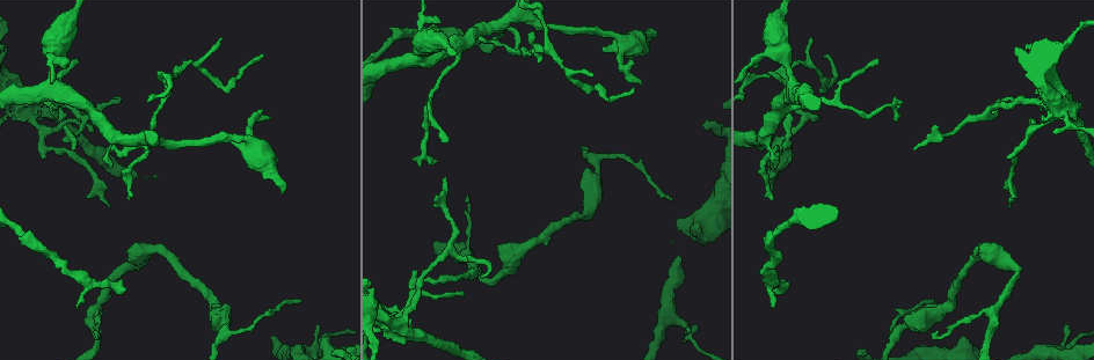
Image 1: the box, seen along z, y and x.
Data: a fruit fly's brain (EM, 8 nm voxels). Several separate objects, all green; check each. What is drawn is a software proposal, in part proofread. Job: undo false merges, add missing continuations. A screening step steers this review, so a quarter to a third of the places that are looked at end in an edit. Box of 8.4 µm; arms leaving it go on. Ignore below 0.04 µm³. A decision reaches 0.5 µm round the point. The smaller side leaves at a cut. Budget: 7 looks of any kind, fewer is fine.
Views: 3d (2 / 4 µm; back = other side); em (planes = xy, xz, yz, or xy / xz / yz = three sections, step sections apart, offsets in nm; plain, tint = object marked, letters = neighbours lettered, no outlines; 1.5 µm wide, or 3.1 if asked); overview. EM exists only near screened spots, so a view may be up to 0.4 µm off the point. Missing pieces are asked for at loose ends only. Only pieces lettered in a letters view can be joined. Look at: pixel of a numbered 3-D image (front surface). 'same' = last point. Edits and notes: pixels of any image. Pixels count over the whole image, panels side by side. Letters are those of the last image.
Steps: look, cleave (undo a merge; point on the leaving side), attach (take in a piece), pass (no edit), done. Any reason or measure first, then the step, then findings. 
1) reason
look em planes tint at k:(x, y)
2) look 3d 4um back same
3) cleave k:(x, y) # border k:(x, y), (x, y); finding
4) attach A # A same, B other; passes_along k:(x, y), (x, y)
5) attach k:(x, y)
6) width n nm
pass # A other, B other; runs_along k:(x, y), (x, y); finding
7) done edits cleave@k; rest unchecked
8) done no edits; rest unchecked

look 3d 4um at 1:(124, 290)

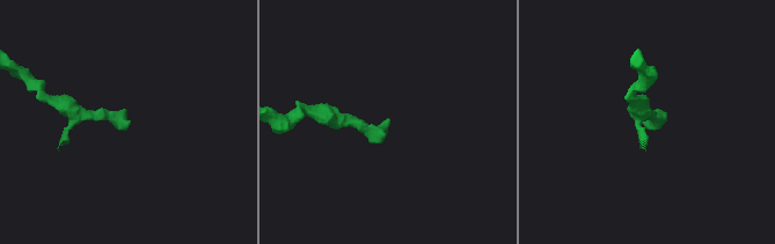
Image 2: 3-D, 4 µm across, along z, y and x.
look em xy step 8 tint at 2:(126, 127)

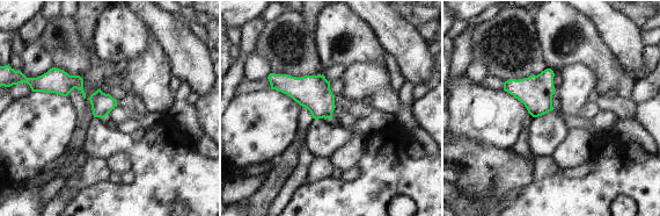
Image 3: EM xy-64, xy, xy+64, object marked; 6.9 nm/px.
look em planes letters same

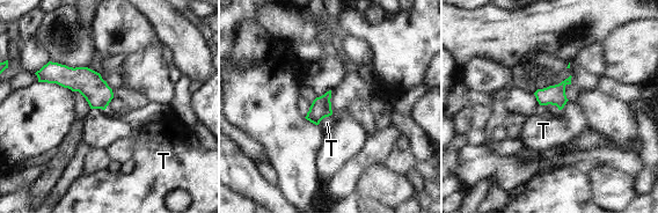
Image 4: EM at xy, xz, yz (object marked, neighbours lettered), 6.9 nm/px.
width 140 nm
pass # T other; border 4:(90, 108), (104, 110); no lettered piece goes on from it

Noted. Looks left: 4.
an open end
look em planes letters at 1:(653, 37)

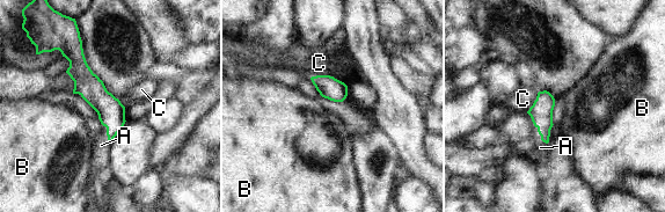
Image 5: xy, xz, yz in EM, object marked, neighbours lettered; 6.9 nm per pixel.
longest_contact C 260 nm
attach A # A same, B other, C other; passes_along 5:(541, 111), (539, 133), (540, 147); it goes on there

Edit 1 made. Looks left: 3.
redraw
look overview

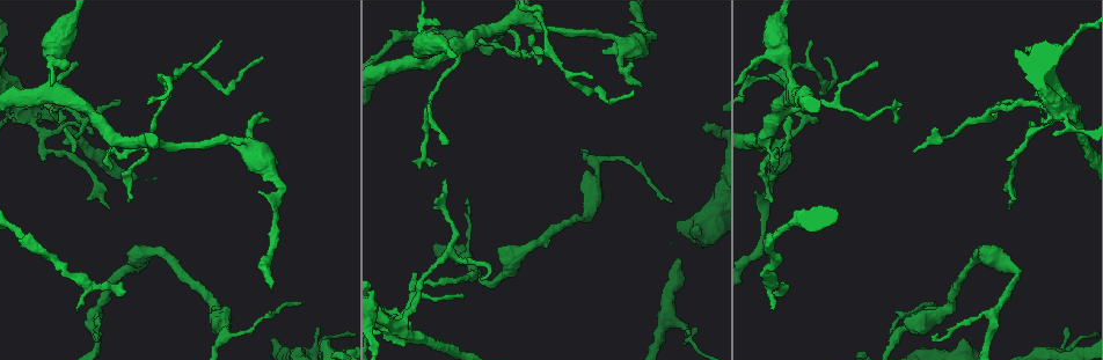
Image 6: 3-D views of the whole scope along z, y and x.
branch stops here
look em xy step 4 tint at 6:(481, 279)

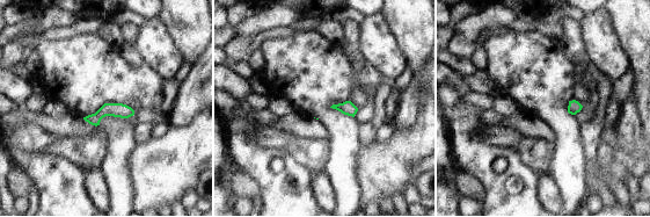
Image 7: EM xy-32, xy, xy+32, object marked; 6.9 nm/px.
look em planes letters same

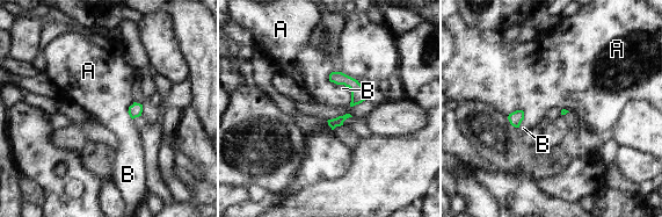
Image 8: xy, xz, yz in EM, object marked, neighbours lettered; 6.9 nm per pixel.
pass # A other, B other; border 8:(328, 74), (343, 72), (357, 80); none of them fits

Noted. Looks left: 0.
done edits attach@5; rest unchecked

